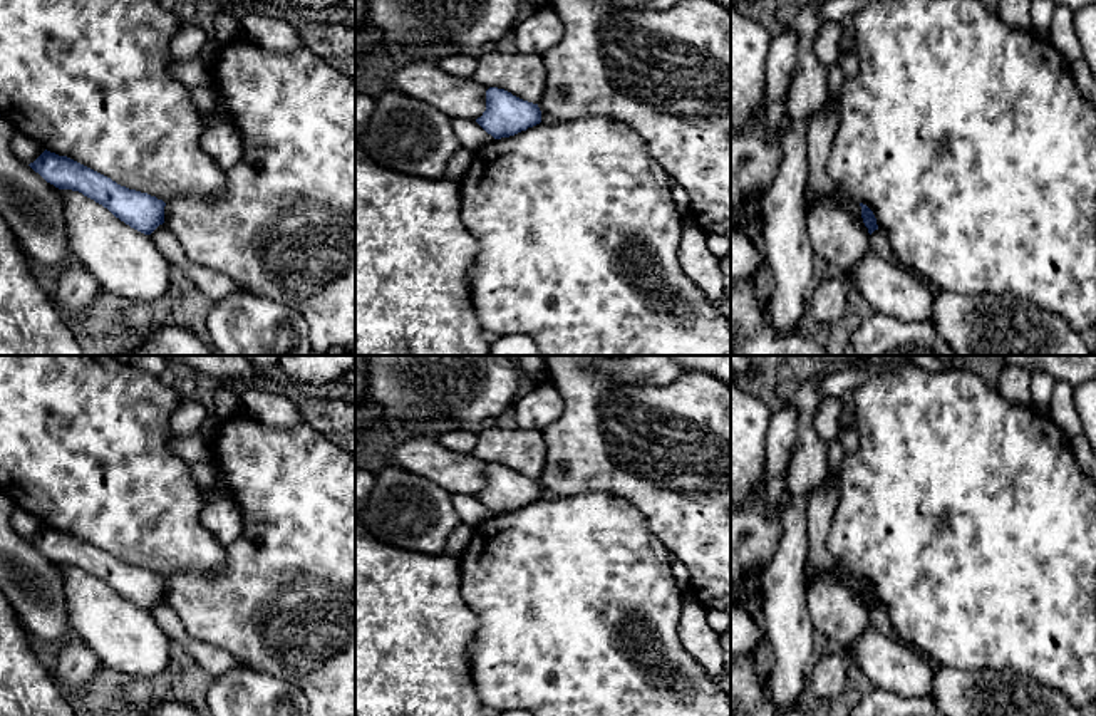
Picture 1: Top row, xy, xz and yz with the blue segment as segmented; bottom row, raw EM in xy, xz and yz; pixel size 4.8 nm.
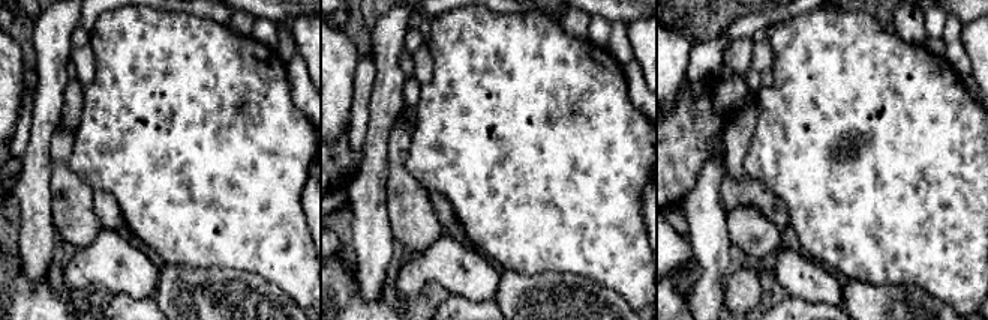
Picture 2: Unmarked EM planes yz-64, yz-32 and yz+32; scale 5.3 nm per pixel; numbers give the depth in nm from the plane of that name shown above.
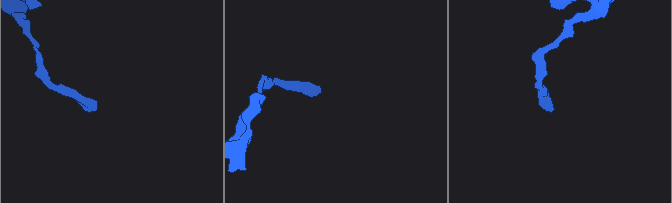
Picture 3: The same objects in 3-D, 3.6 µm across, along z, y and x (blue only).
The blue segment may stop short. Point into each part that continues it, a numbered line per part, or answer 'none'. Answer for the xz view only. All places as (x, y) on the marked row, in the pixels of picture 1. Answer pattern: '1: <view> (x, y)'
none

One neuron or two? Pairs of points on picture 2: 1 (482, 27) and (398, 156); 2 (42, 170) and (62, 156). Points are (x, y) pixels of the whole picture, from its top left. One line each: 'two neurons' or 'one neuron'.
1: two neurons
2: two neurons

